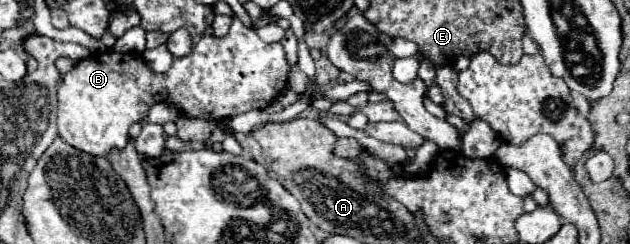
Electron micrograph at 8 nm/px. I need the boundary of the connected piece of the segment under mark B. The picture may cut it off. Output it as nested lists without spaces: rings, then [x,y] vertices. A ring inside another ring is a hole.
[[[233,17],[233,25],[225,37],[203,35],[189,55],[173,61],[167,73],[155,73],[149,69],[149,65],[143,61],[141,55],[125,57],[115,51],[97,53],[97,55],[91,55],[89,59],[77,61],[75,67],[65,75],[63,83],[59,85],[59,93],[57,93],[59,95],[59,111],[57,111],[59,137],[71,147],[85,151],[93,157],[107,157],[111,149],[123,149],[127,145],[129,127],[137,121],[143,121],[139,117],[149,115],[151,103],[175,105],[183,117],[209,119],[209,121],[231,119],[235,115],[241,115],[253,109],[265,109],[273,101],[273,97],[279,97],[279,93],[287,87],[289,69],[291,67],[283,55],[281,43],[261,41],[259,35],[251,27],[245,27],[237,17]]]

